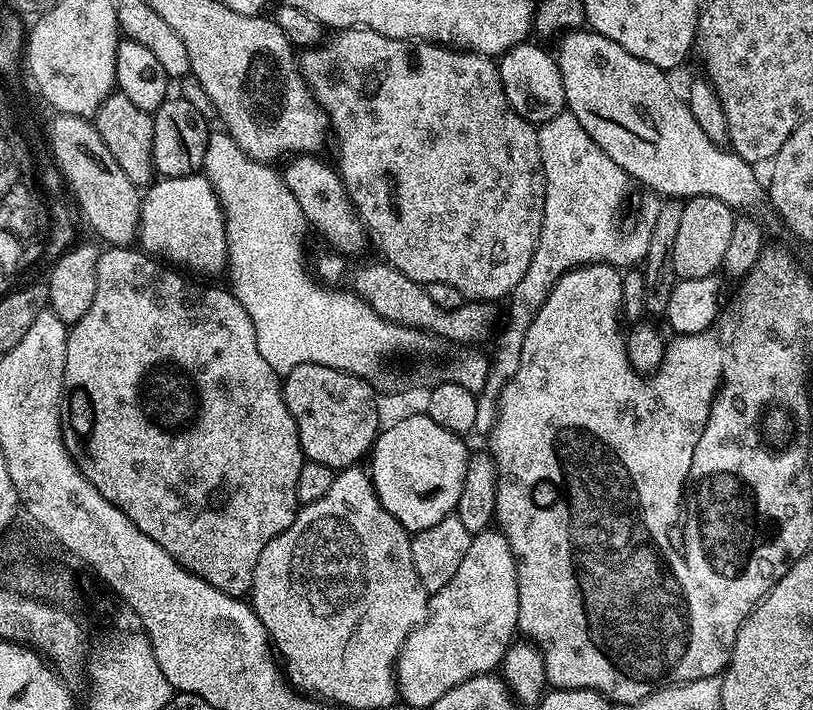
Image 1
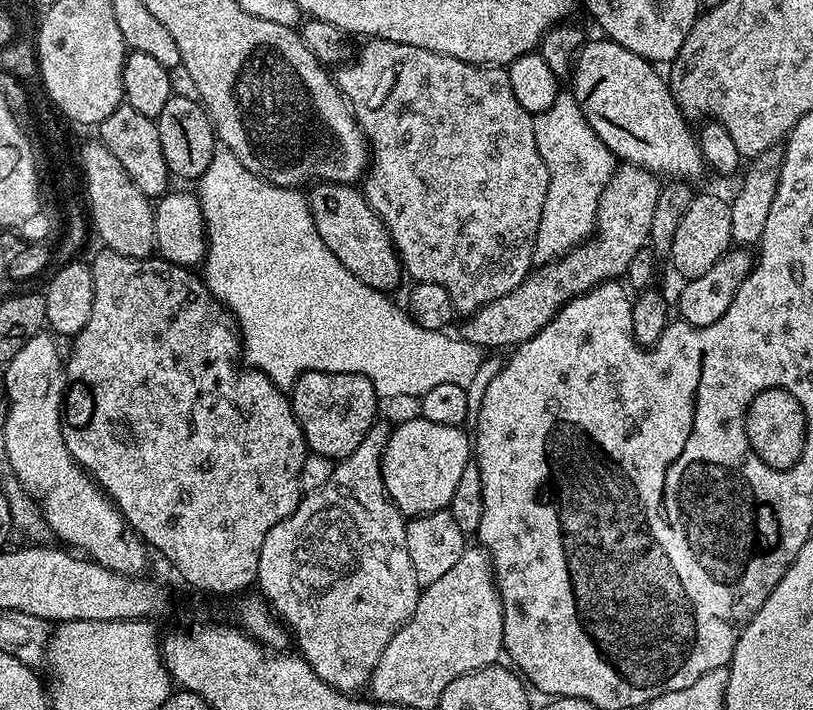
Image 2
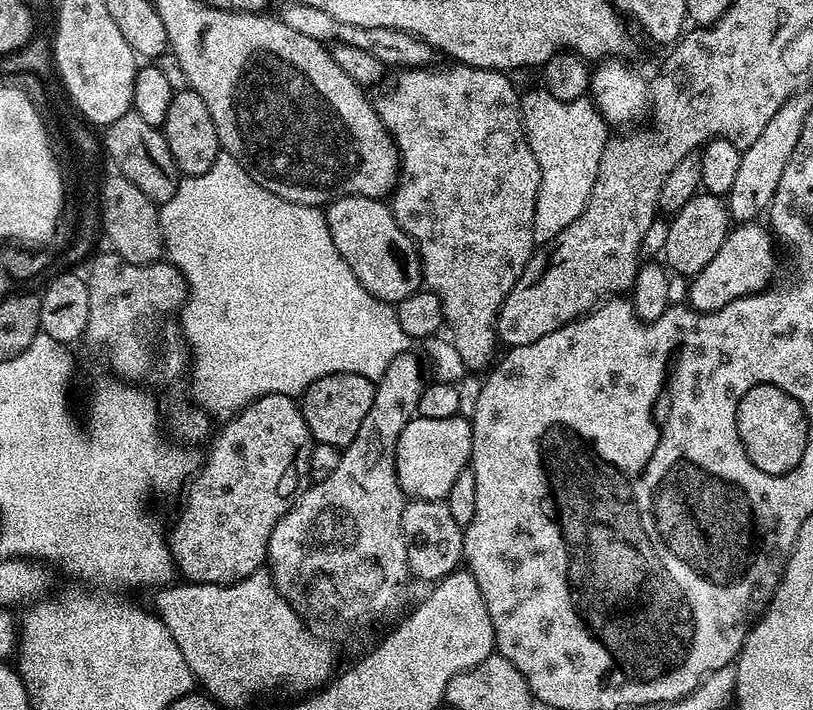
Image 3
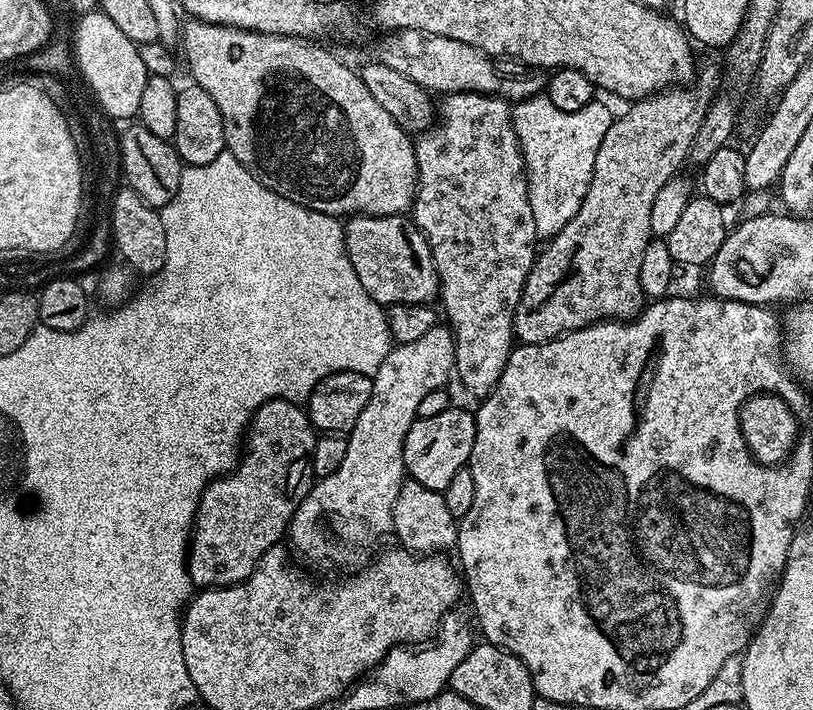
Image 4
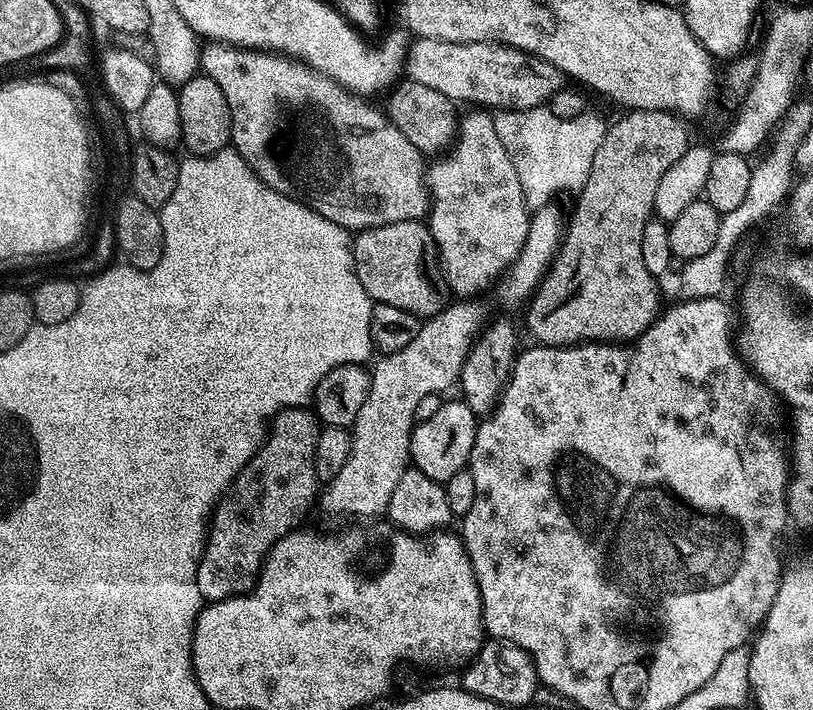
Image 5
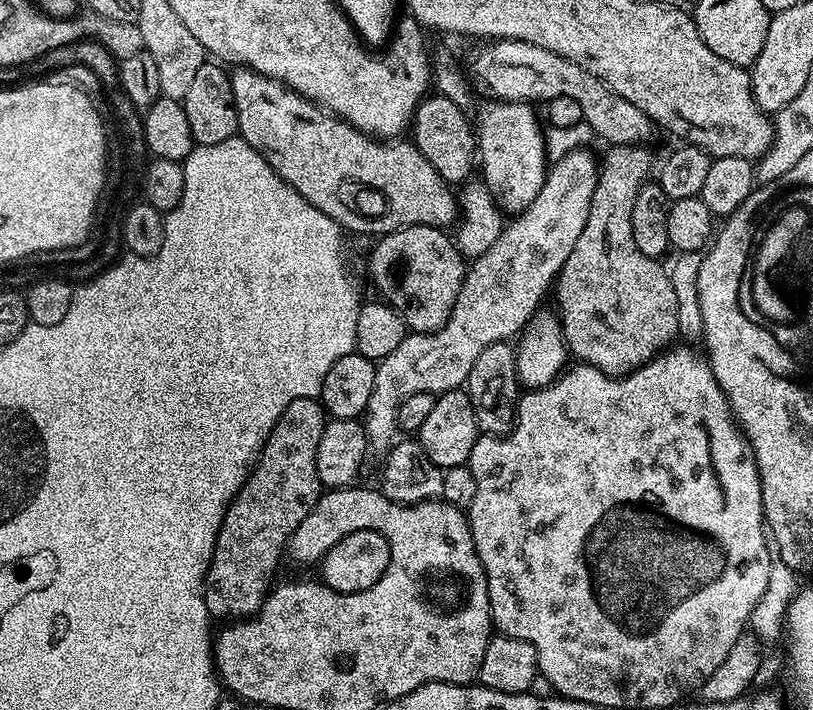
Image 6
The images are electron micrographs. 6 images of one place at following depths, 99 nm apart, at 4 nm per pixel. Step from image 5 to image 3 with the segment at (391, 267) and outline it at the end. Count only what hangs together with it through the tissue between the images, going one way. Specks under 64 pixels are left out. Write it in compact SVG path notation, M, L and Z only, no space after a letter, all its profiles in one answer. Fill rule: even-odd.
M362 195L340 196L327 205L328 229L335 248L372 296L398 302L421 285L420 257L416 244L401 232L389 205ZM382 230L393 230L382 234ZM391 296L391 297L388 297Z

